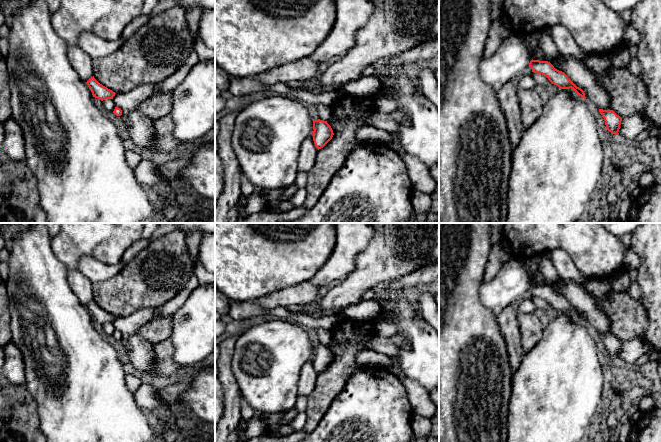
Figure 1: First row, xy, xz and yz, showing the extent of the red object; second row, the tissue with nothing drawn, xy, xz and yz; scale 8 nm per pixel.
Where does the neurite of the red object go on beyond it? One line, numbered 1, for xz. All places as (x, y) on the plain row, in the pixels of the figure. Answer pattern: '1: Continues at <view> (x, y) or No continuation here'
1: No continuation here

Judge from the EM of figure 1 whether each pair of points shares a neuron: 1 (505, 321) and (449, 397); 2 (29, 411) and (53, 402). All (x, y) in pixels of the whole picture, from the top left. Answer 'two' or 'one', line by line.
1: two
2: two

